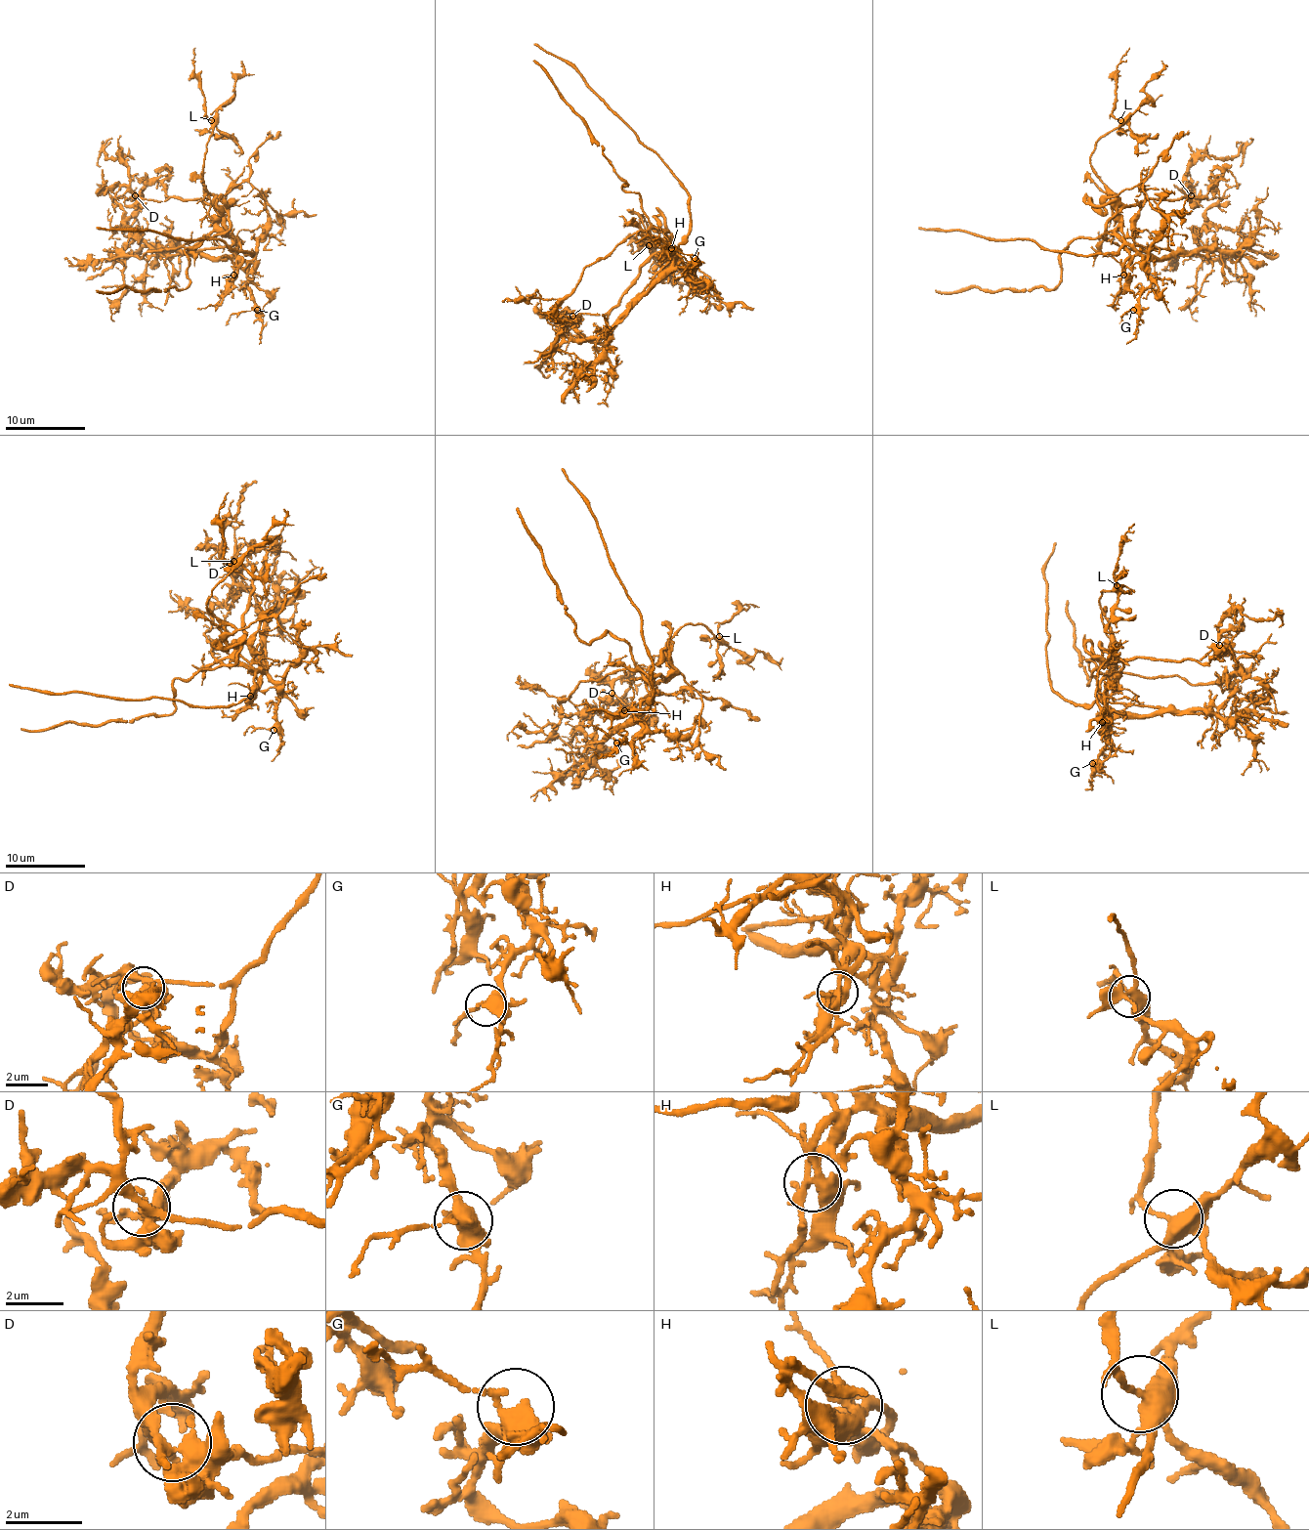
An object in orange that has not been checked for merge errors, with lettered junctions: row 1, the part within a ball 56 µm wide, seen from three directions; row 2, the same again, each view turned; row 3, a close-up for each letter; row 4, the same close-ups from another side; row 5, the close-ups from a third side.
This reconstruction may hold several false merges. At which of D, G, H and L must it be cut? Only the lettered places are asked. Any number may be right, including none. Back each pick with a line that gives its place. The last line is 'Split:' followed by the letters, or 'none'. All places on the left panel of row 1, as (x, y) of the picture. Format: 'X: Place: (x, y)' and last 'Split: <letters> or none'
H: Place: (233, 275)
Split: H

